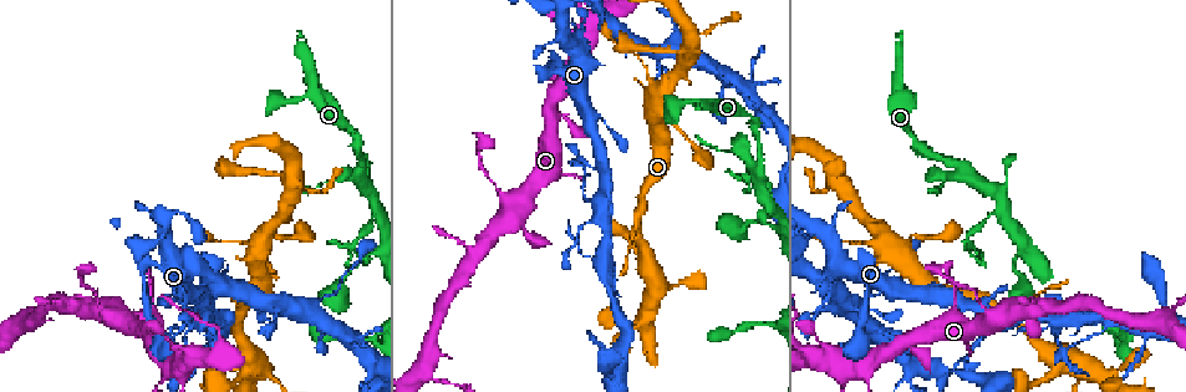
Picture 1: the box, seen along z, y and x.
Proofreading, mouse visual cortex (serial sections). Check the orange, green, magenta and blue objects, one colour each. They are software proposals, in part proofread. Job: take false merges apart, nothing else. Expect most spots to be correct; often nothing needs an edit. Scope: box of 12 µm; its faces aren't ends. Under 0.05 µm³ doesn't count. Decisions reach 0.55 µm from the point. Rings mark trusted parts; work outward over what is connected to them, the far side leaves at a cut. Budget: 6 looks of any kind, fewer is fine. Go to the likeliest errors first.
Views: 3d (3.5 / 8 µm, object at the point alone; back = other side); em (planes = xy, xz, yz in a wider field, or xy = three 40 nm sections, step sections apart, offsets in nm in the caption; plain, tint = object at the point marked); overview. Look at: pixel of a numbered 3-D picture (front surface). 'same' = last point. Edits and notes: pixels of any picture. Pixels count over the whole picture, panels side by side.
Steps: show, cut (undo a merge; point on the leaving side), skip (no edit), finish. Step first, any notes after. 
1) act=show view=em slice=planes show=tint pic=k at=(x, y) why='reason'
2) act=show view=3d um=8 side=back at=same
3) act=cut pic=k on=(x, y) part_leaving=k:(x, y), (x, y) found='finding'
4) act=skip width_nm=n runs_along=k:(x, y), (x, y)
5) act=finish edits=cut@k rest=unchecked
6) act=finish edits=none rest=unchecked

act=show view=3d um=3.5 pic=1 at=(898, 85) why='two arms in line, one across'

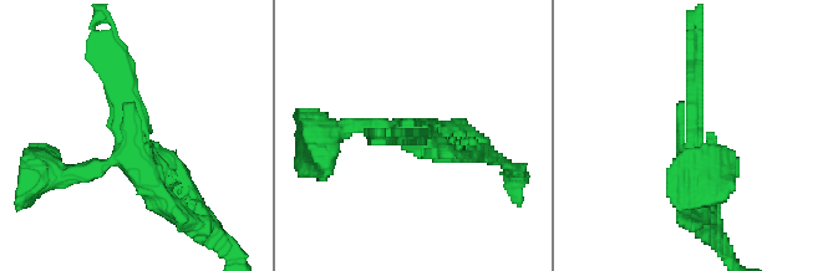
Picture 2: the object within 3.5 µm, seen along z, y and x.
act=show view=em slice=xy step=3 show=tint pic=2 at=(124, 133) arms=3 arm_widths_nm=150,200,350 why='shape alone is not enough'

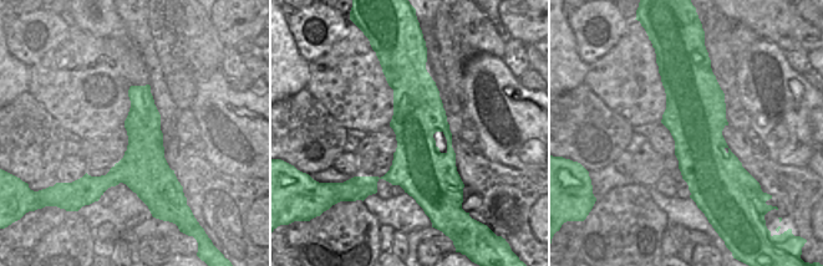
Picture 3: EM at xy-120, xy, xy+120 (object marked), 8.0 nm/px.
act=skip runs_along=2:(168, 204), (122, 147), (103, 47) found='all the same cell'

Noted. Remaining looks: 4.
act=show view=3d um=3.5 pic=1 at=(357, 236) why='abrupt turn'

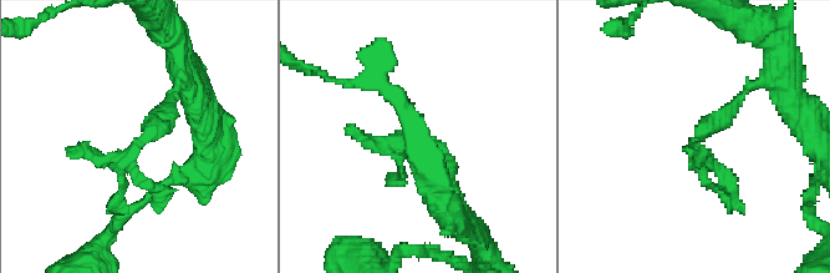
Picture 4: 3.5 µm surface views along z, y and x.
act=skip runs_along=4:(744, 92), (693, 146), (738, 203) found='continuous, no second cell'

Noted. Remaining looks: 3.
act=show view=3d um=3.5 side=back pic=1 at=(205, 319) why='sharp bend'

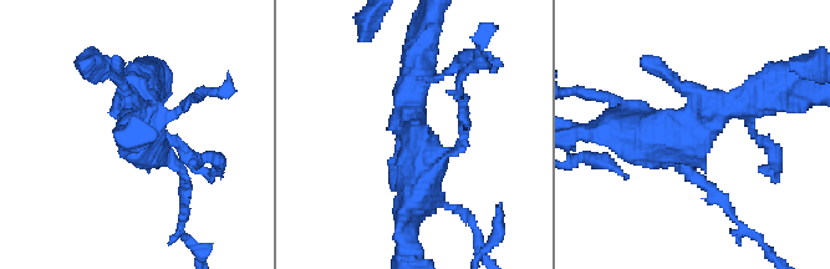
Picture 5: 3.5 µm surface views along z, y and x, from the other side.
act=show view=em slice=xy step=5 show=tint pic=5 at=(416, 154)

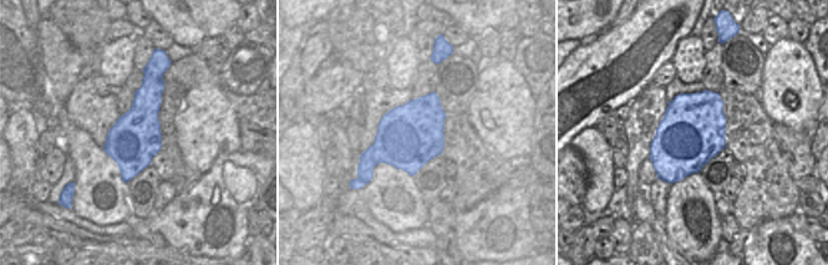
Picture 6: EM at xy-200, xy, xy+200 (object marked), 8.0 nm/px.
act=skip arm_widths_nm=150,150,300,350 runs_along=5:(746, 101), (692, 136), (599, 132) found='continuous, no second cell'

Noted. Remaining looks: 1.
act=finish edits=none rest=unchecked

